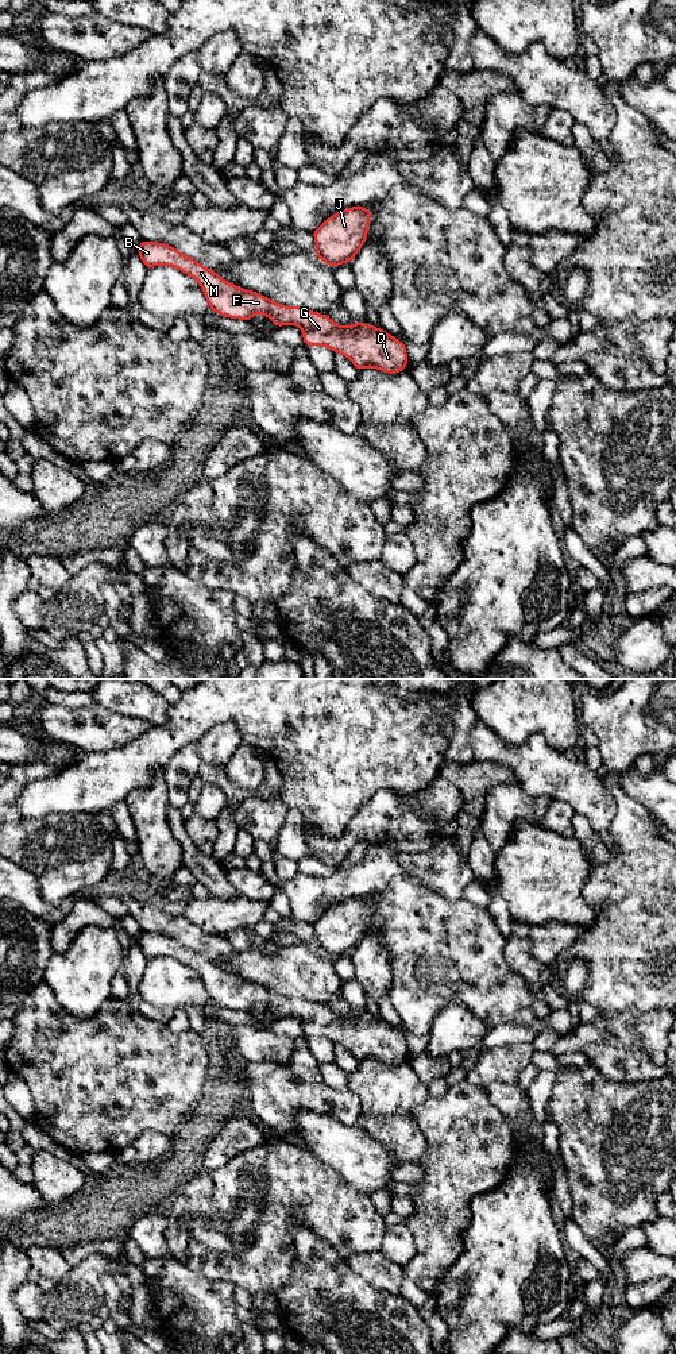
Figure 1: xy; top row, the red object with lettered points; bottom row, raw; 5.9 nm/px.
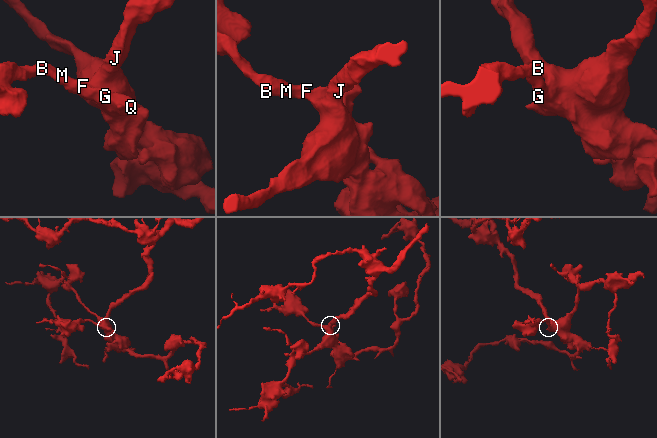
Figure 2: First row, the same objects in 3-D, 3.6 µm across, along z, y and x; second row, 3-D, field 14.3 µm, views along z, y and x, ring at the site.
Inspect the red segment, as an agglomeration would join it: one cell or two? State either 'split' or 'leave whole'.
leave whole

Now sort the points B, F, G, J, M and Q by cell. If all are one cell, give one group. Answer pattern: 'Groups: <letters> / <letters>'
Groups: B F G J M Q

